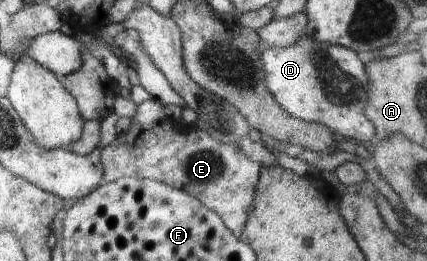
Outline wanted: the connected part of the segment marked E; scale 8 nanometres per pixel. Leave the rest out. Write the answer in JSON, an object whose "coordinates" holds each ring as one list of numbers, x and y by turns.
{"coordinates":[[151,98,139,103,129,129,119,133,100,154,105,182,137,177,187,191,203,206,218,214,227,230,240,238,262,166,249,160,237,143,220,143,201,129,183,126,180,121,165,114,165,105,160,100]]}

